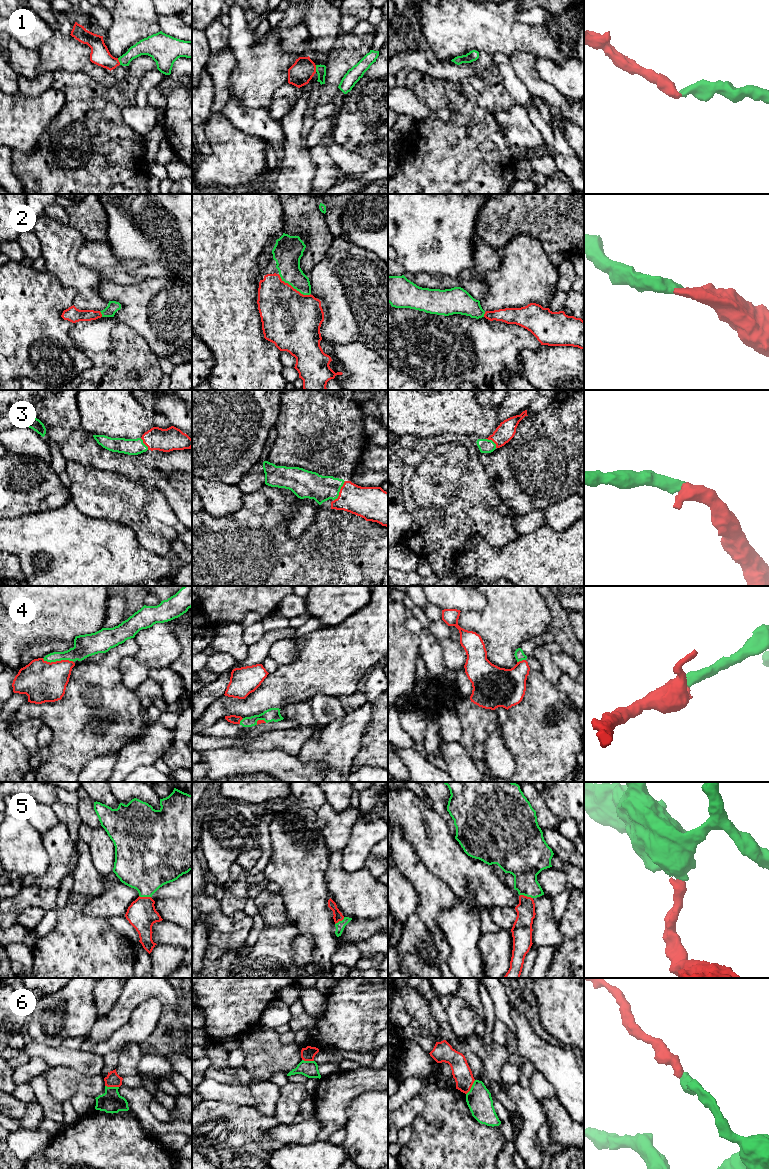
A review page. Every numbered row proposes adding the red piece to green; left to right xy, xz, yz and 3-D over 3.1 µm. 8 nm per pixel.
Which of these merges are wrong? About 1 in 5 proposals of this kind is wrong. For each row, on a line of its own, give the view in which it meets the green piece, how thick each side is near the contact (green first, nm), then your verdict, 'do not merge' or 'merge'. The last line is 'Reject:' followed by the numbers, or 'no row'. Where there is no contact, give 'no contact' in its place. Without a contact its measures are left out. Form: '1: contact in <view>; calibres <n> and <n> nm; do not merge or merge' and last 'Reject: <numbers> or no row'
1: contact in xy; calibres 140 and 160 nm; merge
2: contact in xz; calibres 200 and 440 nm; merge
3: contact in xz; calibres 220 and 260 nm; merge
4: contact in xy; calibres 180 and 320 nm; merge
5: contact in yz; calibres 260 and 150 nm; merge
6: contact in yz; calibres 200 and 150 nm; do not merge
Reject: 6

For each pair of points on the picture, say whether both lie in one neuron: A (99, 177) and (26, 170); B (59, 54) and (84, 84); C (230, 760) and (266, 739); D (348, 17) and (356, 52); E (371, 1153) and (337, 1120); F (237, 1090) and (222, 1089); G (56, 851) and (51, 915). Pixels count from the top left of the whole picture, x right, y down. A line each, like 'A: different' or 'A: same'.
A: same
B: different
C: different
D: different
E: different
F: same
G: different

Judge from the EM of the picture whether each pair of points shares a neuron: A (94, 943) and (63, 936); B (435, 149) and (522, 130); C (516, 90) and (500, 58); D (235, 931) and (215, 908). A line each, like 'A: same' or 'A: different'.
A: same
B: different
C: same
D: same

